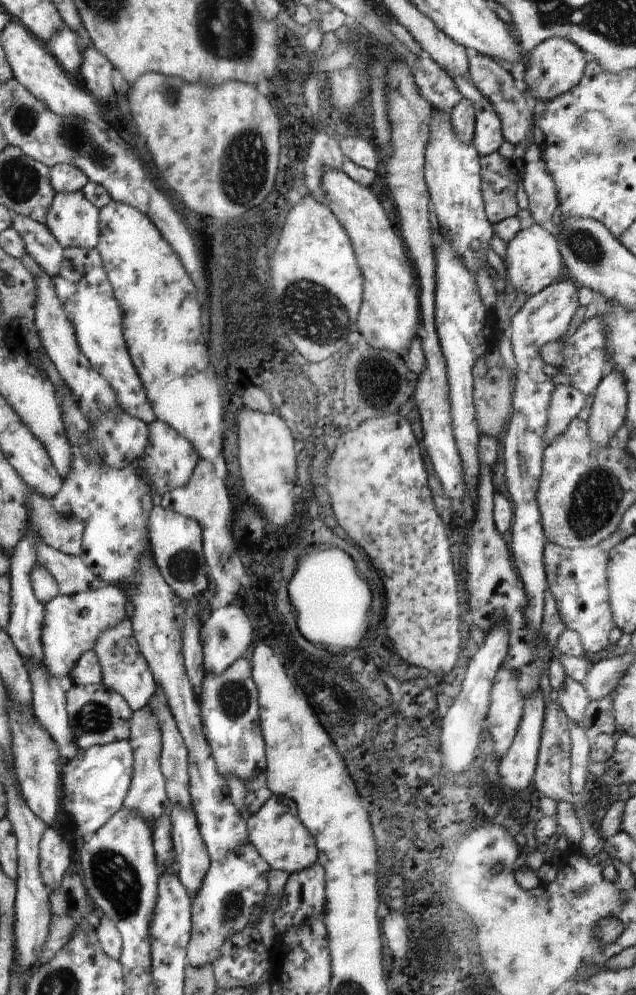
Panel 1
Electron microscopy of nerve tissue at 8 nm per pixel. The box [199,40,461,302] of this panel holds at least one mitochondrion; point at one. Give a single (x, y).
(244, 163)

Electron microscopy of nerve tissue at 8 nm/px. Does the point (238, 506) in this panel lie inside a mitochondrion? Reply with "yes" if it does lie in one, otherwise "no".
no

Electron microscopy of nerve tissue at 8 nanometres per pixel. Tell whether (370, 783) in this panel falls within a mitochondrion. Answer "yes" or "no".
no

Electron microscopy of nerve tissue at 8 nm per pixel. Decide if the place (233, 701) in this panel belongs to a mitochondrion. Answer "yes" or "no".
yes

